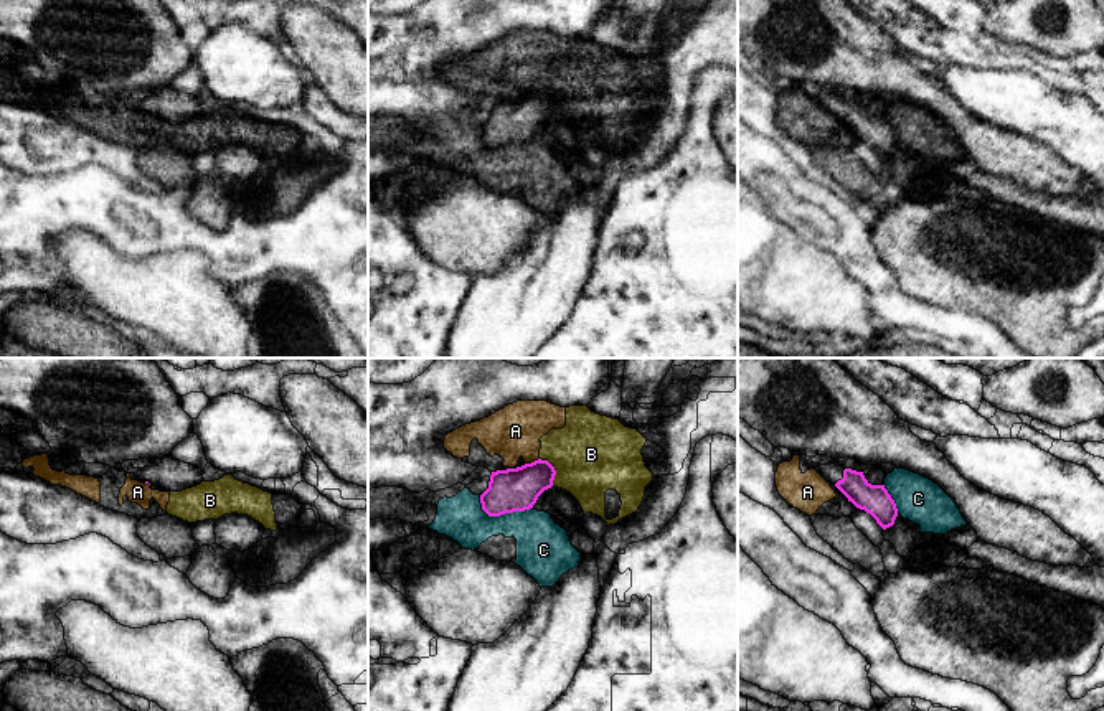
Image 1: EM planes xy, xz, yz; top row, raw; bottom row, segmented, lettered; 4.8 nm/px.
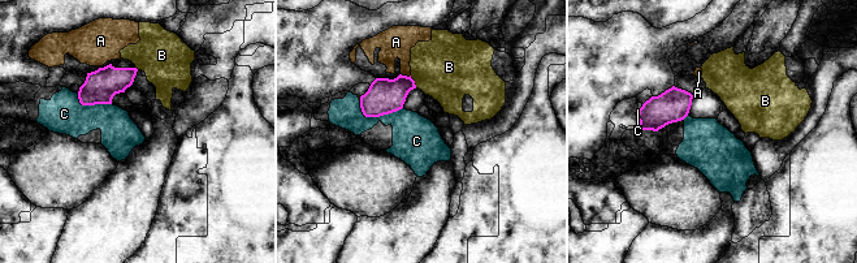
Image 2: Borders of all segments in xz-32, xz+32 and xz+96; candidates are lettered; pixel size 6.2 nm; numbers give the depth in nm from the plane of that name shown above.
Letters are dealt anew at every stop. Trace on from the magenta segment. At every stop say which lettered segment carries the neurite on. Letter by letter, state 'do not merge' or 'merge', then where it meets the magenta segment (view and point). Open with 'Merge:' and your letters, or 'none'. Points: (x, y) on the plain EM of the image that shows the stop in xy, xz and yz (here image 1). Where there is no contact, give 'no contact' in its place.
Merge: none
A: do not merge | xz (532, 93)
B: do not merge | xz (555, 101)
C: do not merge | xz (500, 144)

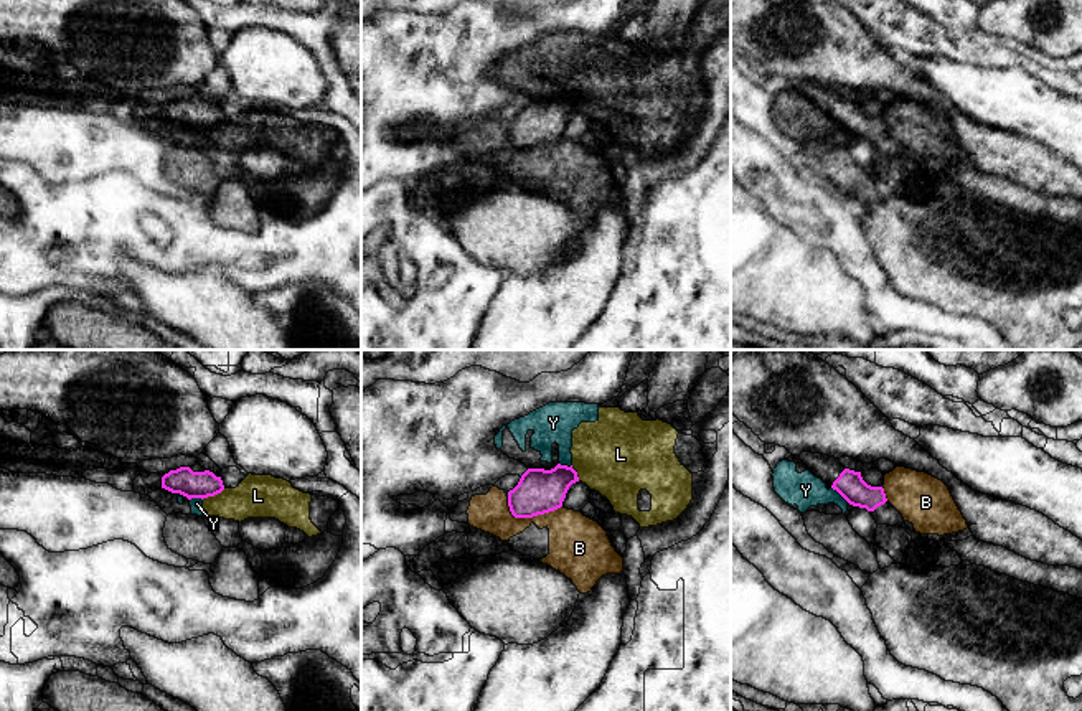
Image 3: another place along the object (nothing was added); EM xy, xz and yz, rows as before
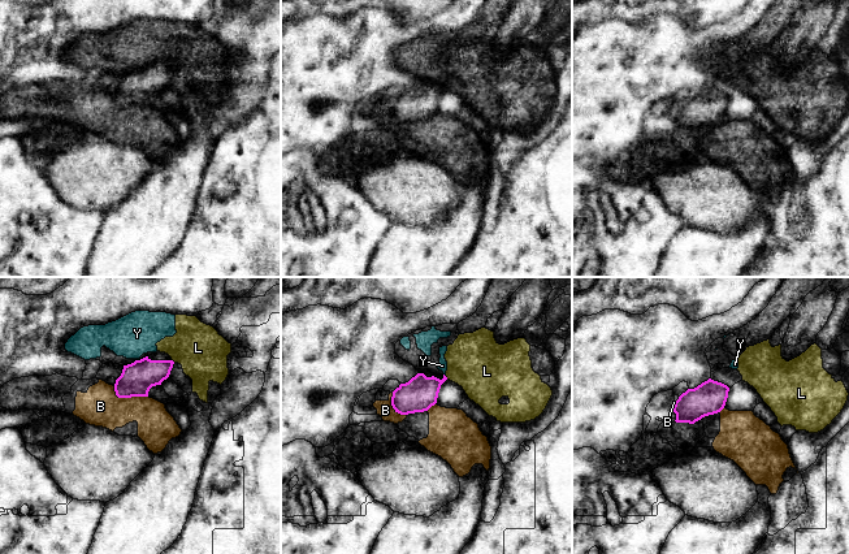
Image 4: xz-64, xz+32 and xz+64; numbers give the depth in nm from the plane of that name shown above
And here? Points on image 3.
Merge: none
B: do not merge | xz (528, 147)
L: do not merge | xy (213, 126)
Y: do not merge | yz (840, 124)

